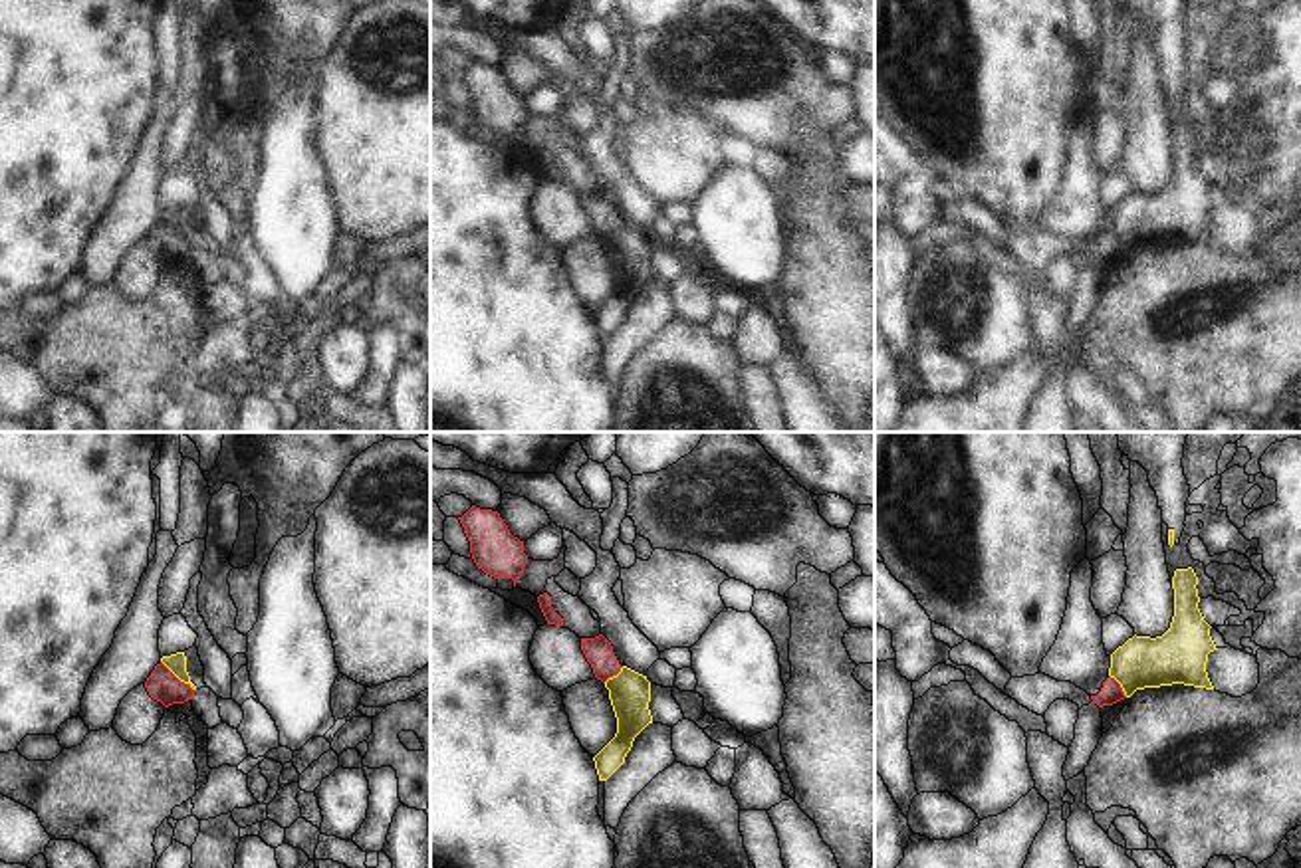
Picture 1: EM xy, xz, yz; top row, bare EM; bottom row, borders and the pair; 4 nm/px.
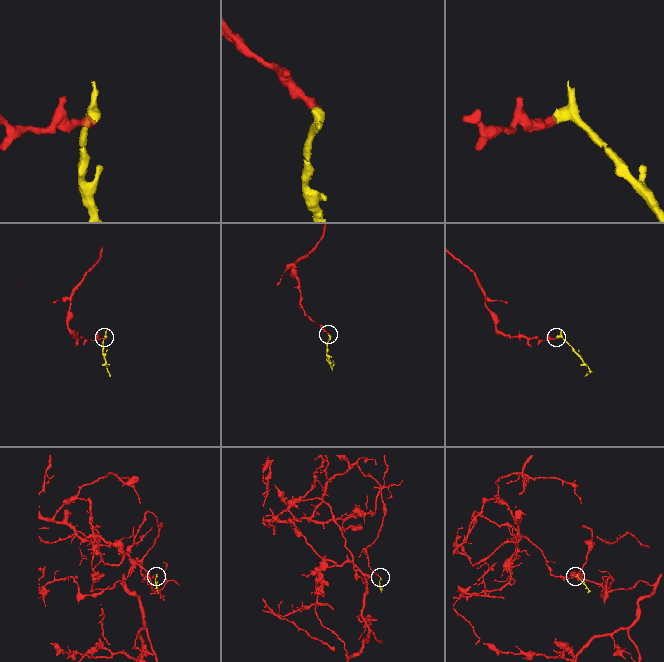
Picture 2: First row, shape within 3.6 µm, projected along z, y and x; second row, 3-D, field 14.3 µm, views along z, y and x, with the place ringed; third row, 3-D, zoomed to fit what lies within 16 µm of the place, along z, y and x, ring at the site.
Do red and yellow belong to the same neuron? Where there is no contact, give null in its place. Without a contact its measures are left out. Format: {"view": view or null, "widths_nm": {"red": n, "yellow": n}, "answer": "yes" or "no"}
{"view": "xy", "widths_nm": {"red": 130, "yellow": 80}, "answer": "no"}

